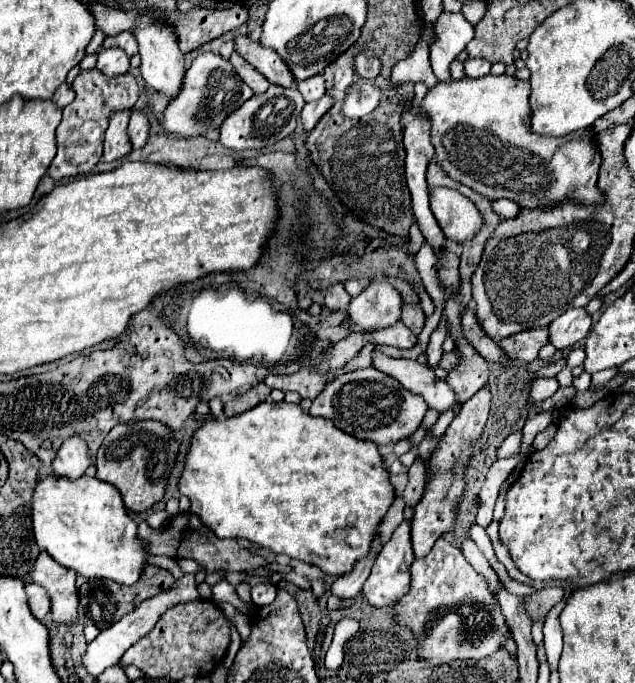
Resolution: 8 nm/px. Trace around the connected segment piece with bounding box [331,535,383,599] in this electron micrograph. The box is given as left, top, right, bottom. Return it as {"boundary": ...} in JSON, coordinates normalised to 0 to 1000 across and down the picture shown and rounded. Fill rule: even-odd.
{"boundary":[[[591,783],[591,792],[584,792],[584,804],[578,810],[578,816],[572,816],[569,821],[559,824],[559,833],[556,839],[543,839],[537,842],[524,857],[521,857],[521,868],[531,871],[534,877],[553,877],[553,874],[562,874],[572,862],[572,854],[578,851],[581,839],[584,839],[584,830],[587,830],[587,821],[591,816],[597,813],[603,801],[603,792],[597,783]]]}

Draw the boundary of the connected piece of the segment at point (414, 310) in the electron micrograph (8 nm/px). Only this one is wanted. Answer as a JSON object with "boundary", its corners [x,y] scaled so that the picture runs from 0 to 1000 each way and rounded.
{"boundary":[[[635,444],[635,458],[631,458],[631,470],[654,488],[660,490],[666,476],[669,476],[669,458],[663,452],[663,447],[647,447],[647,444]]]}

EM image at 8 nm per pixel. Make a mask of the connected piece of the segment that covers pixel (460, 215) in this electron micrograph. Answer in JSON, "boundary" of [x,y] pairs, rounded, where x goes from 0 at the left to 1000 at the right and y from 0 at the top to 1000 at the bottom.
{"boundary":[[[682,274],[676,283],[676,297],[691,332],[710,353],[729,356],[732,350],[745,347],[761,329],[761,321],[748,300],[717,277]]]}

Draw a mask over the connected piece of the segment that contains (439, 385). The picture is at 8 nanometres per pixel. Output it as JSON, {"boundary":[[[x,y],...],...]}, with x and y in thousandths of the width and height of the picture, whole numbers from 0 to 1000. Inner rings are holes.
{"boundary":[[[587,511],[587,517],[584,517],[584,529],[587,529],[591,540],[625,555],[647,575],[663,578],[679,599],[688,599],[691,605],[698,605],[701,599],[713,596],[713,590],[717,590],[713,570],[701,558],[688,555],[685,546],[672,534],[650,529],[650,526],[609,523],[606,517],[600,517],[594,511]]]}

